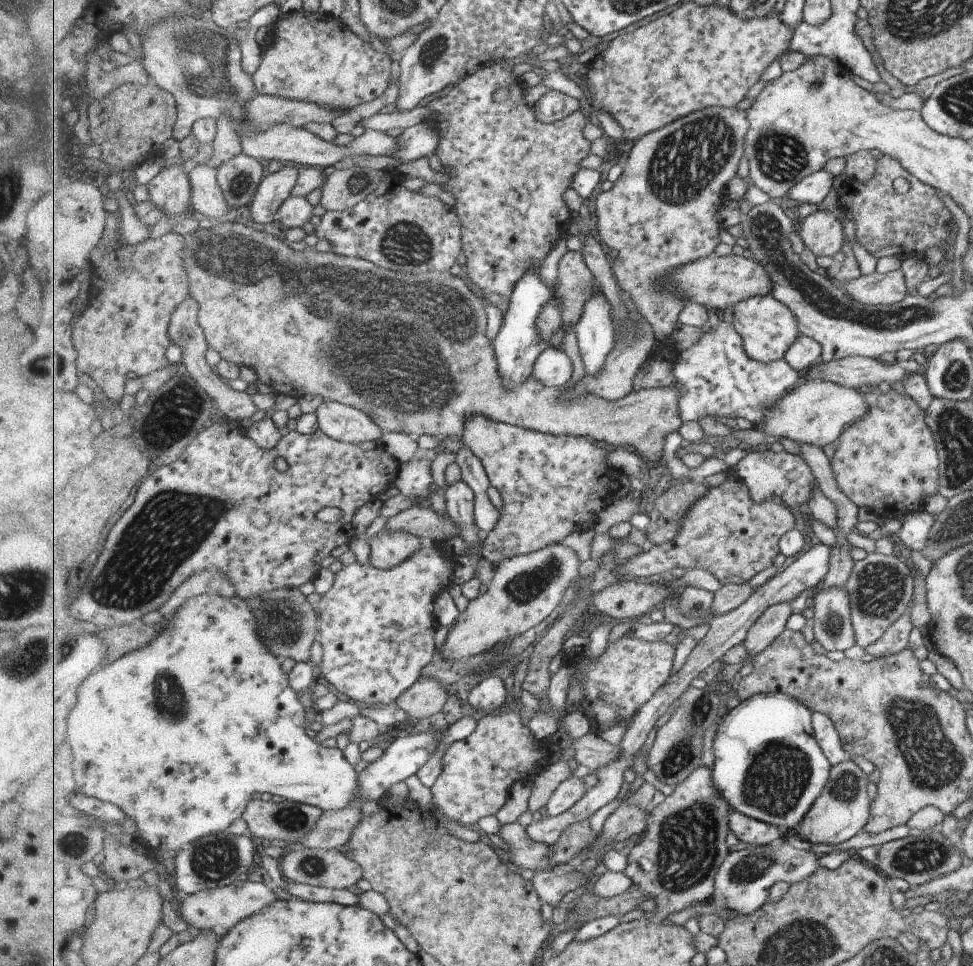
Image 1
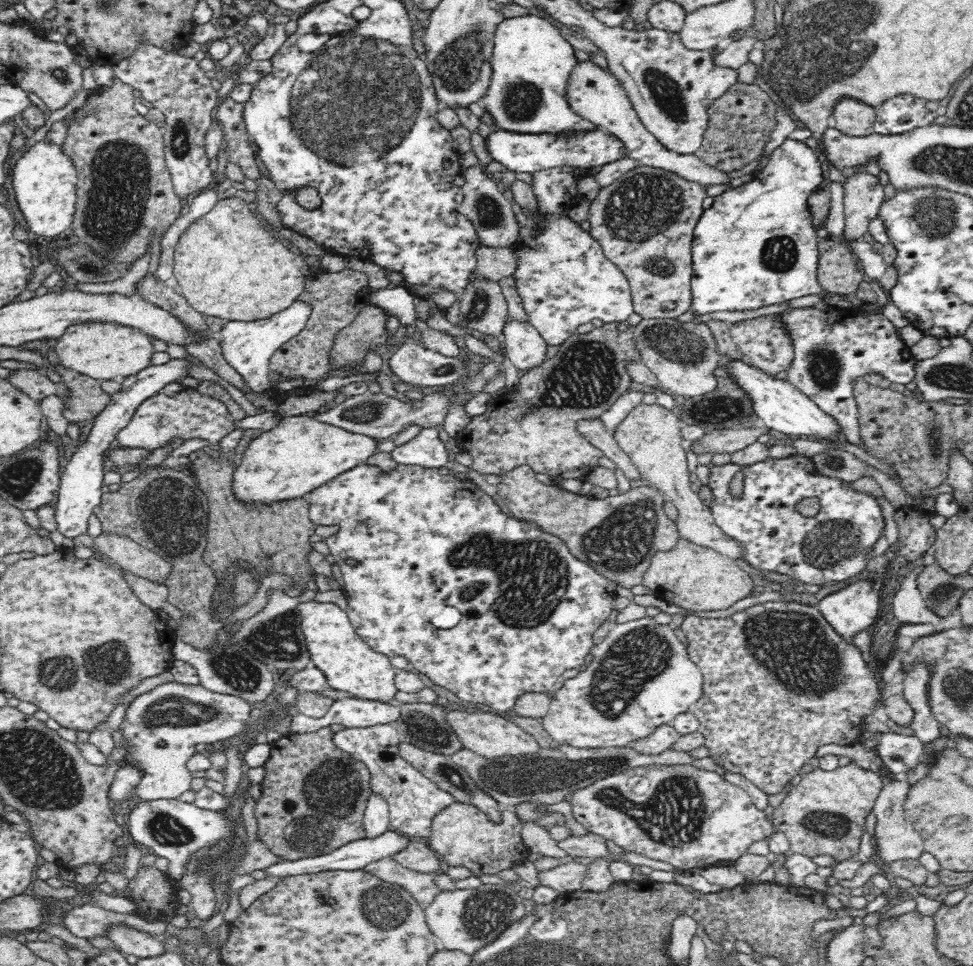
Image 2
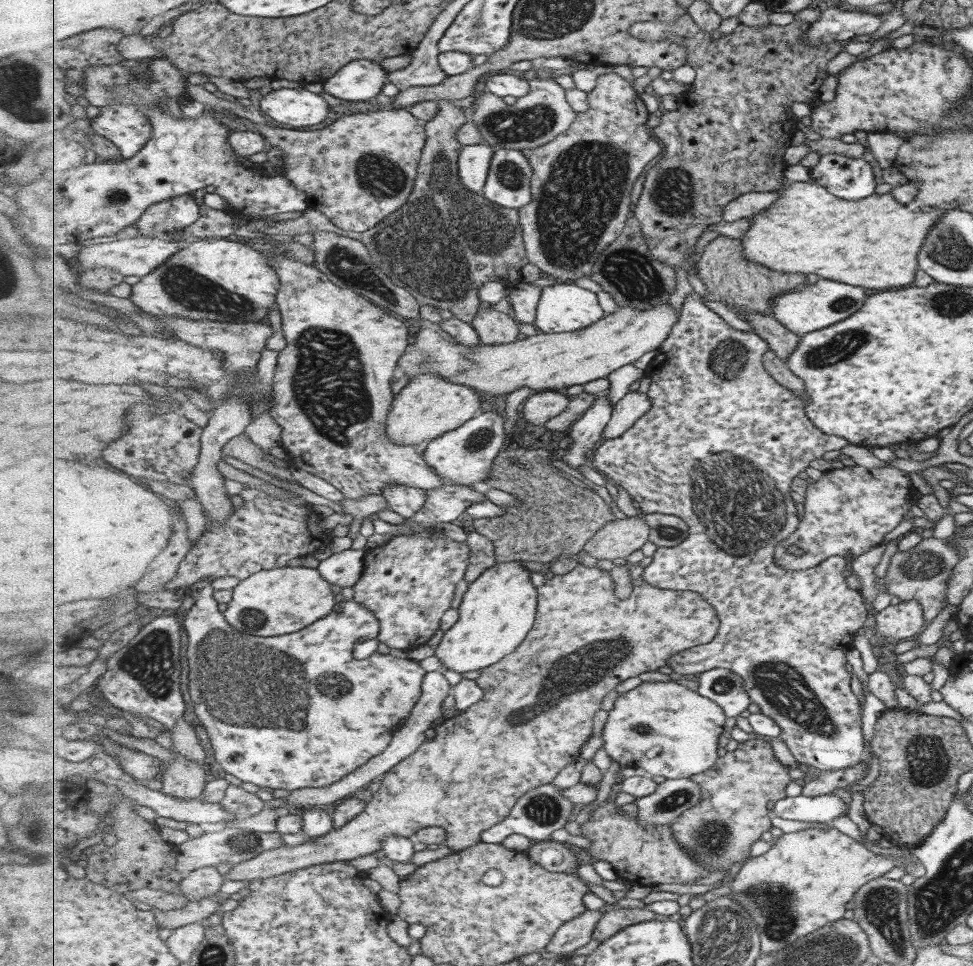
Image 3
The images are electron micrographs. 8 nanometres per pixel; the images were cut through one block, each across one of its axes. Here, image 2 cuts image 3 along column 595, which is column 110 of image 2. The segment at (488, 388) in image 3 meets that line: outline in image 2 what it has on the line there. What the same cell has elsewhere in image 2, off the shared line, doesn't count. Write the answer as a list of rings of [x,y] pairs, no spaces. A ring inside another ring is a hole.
[[[99,322],[72,325],[56,341],[55,351],[62,366],[101,382],[114,380],[116,376],[136,376],[136,373],[150,366],[150,358],[155,352],[150,337],[142,331],[119,324]]]

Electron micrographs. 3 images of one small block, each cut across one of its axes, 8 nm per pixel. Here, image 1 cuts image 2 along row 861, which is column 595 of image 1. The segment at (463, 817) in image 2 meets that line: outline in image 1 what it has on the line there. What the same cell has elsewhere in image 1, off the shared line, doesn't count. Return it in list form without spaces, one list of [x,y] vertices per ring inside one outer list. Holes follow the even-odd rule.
[[[469,416],[461,440],[481,459],[490,484],[502,497],[499,526],[495,526],[495,530],[486,536],[483,544],[483,556],[492,564],[541,550],[553,542],[565,540],[575,531],[593,528],[597,524],[597,514],[611,504],[611,488],[607,488],[611,484],[611,478],[605,478],[612,471],[607,462],[609,452],[599,446],[595,439],[578,435],[547,434],[495,422],[487,416]]]

